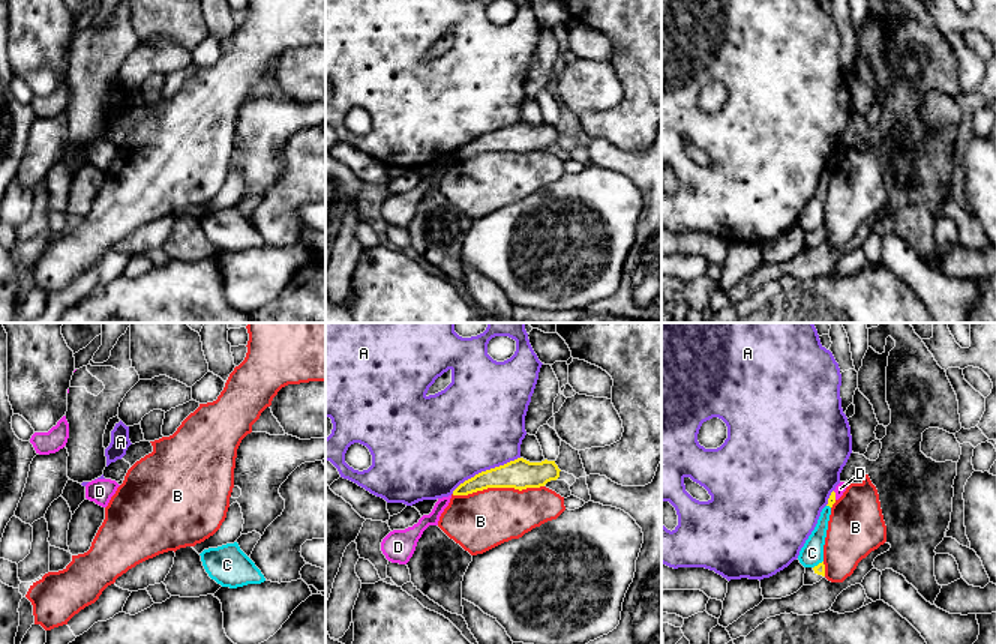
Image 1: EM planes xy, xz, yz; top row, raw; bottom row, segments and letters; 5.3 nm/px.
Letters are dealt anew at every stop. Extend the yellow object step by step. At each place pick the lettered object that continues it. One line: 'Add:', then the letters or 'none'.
Add: none

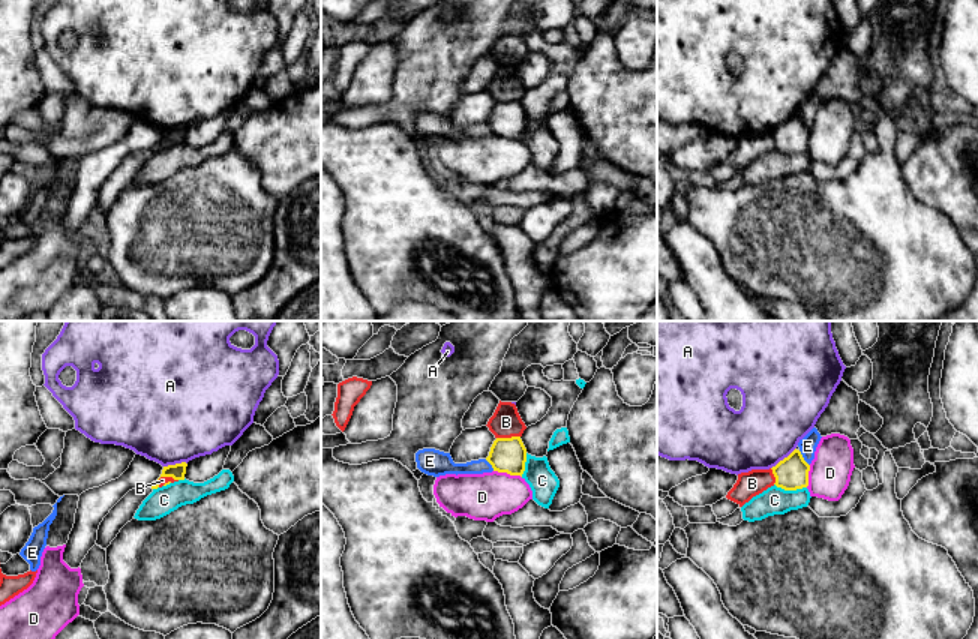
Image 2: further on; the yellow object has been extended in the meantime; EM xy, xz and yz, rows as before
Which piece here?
Add: none

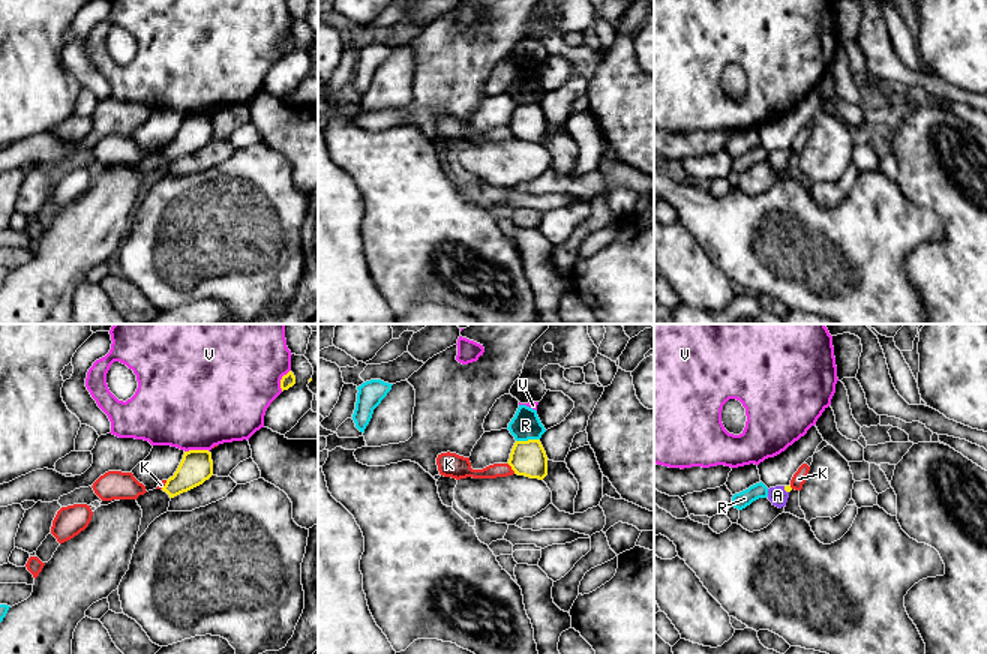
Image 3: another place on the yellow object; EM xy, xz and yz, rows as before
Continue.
Add: A

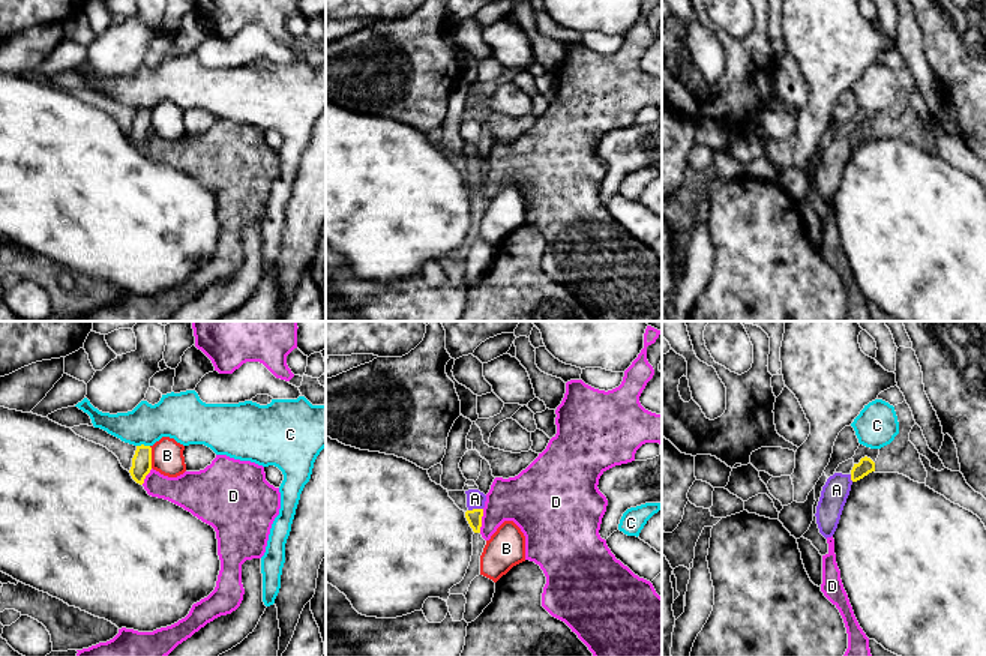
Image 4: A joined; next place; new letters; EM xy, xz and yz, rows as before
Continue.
Add: A

